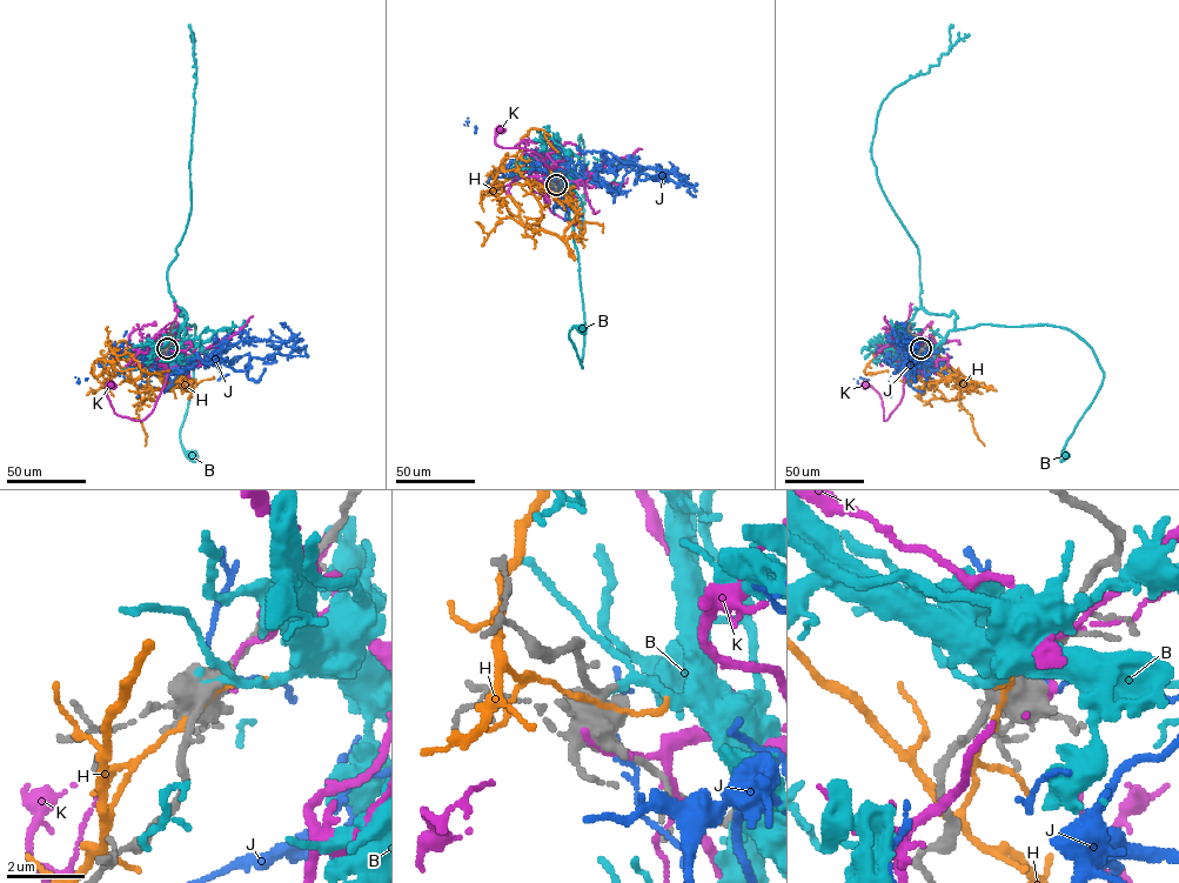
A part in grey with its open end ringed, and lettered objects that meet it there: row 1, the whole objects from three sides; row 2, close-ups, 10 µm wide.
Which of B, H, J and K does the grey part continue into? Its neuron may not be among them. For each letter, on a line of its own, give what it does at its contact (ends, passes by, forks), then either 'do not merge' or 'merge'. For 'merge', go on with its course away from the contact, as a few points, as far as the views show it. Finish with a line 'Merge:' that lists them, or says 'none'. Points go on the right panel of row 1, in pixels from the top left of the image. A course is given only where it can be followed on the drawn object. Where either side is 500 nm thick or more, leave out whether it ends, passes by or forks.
B: merge; course (922, 348), (940, 343), (949, 330), (983, 325), (1050, 325), (1078, 335), (1093, 350), (1103, 378), (1064, 456)
H: do not merge
J: do not merge
K: it passes by; do not merge
Merge: B

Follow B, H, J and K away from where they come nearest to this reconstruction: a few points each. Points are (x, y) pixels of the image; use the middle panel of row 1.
B: (556, 186), (561, 188), (575, 213), (574, 239), (584, 316), (582, 367), (569, 338), (574, 327), (581, 328)
H: (556, 186), (540, 191), (575, 211), (563, 239), (527, 227), (495, 175), (531, 127), (557, 152)
J: (556, 187), (561, 194), (560, 172), (570, 167), (620, 192), (640, 167), (603, 151), (621, 169)
K: (557, 187), (564, 186), (548, 171), (555, 164), (556, 167), (549, 167), (533, 151), (497, 146), (500, 127)

